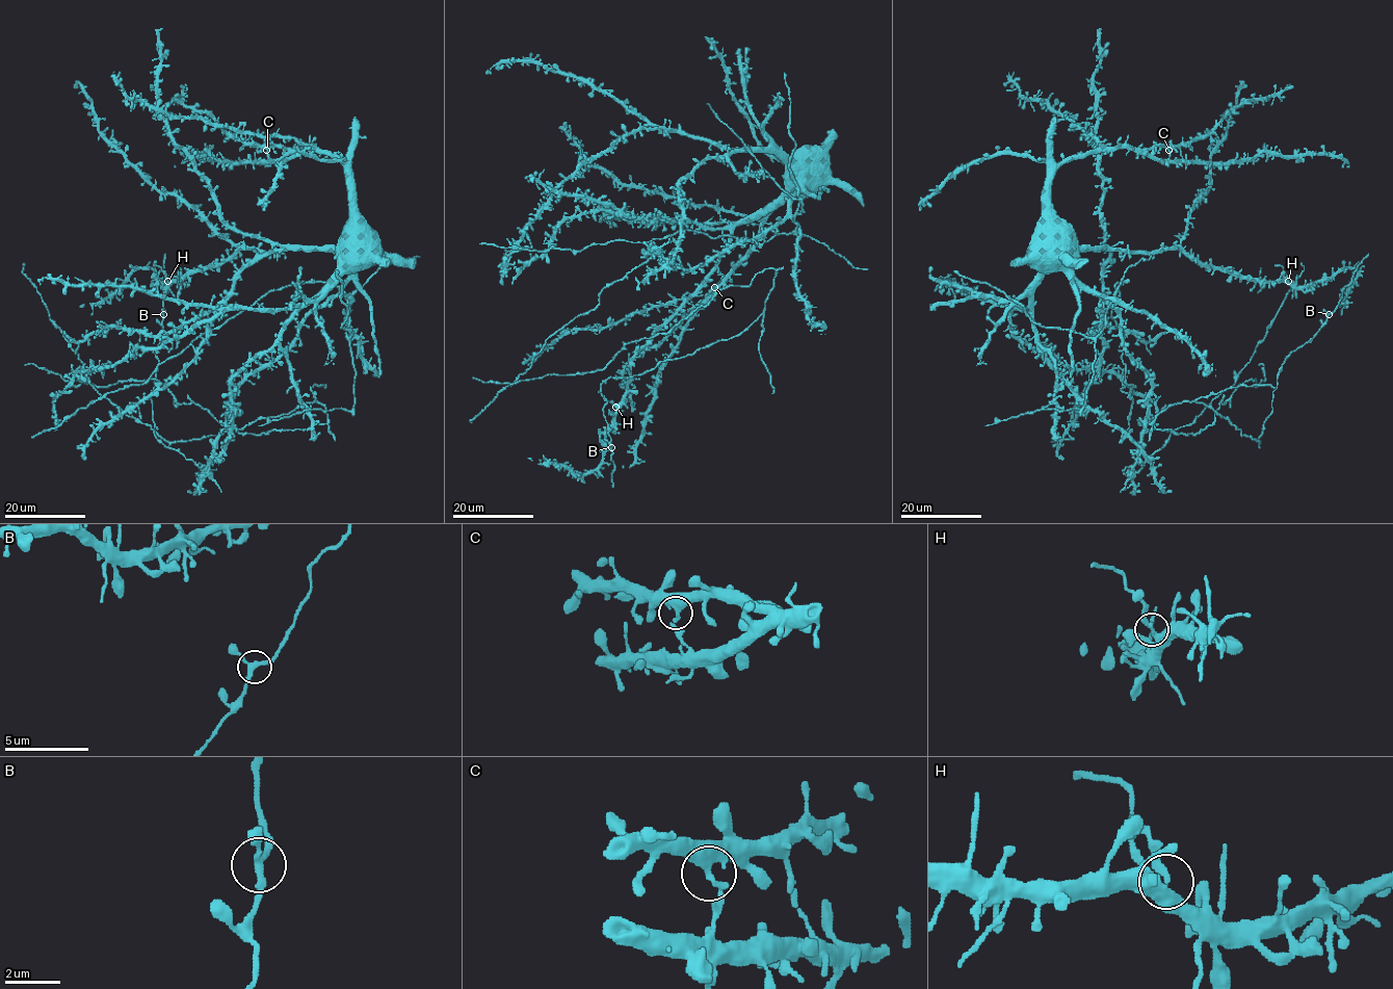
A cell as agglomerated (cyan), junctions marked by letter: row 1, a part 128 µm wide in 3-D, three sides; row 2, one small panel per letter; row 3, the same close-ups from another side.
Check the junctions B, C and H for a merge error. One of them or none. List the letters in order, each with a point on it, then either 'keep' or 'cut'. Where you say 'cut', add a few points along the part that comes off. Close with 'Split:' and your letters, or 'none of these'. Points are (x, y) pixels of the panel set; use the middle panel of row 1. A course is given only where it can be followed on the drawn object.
B: place (611, 447); keep
C: place (714, 287); keep
H: place (615, 407); cut; course (615, 407), (601, 393)
Split: H

